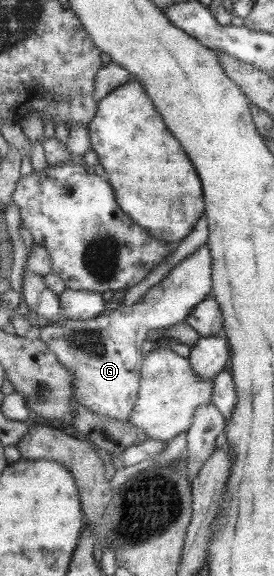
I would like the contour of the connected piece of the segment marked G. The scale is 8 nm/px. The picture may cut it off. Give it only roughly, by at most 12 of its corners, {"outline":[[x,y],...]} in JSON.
{"outline":[[198,248],[132,306],[39,320],[78,404],[129,421],[152,330],[213,292]]}

